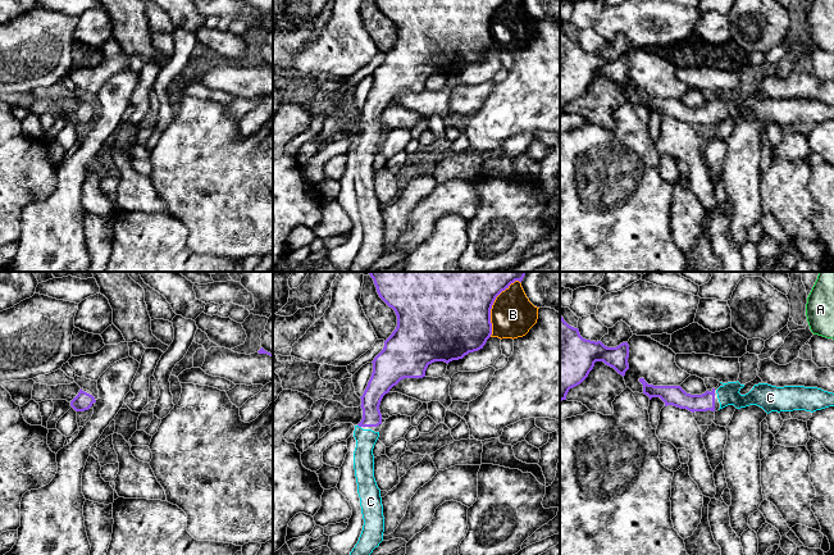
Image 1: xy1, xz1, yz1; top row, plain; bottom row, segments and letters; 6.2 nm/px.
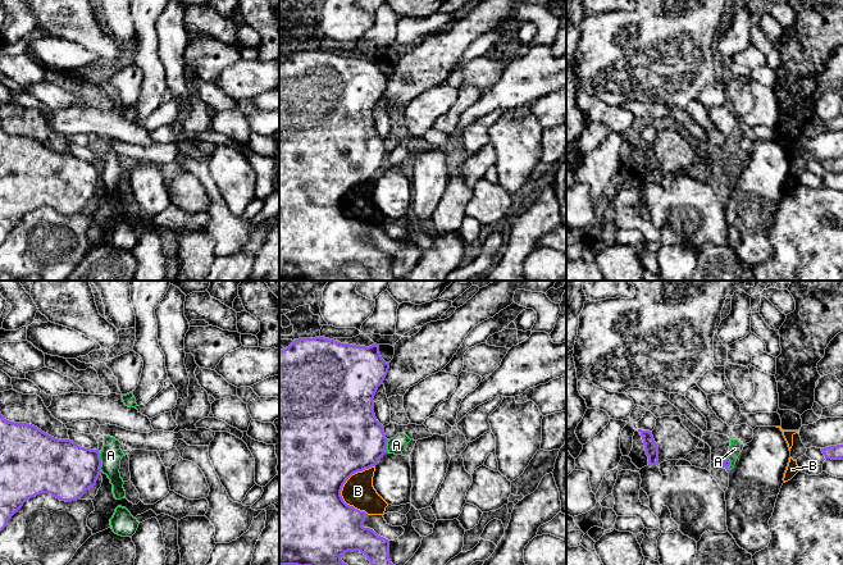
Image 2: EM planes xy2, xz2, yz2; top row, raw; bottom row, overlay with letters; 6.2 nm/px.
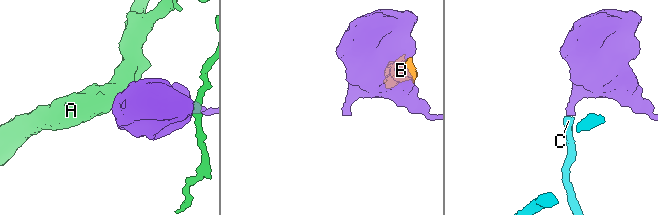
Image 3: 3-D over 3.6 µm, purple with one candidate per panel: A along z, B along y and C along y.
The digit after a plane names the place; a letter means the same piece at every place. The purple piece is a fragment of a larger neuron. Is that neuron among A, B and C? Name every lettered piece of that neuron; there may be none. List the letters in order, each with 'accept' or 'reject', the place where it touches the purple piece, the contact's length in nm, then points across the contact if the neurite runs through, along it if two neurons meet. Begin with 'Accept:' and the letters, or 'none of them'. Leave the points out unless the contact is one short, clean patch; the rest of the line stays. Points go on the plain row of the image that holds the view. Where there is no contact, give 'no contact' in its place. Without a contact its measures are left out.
Accept: C
A: reject; meets purple in xy2 at (100, 176); contact 130 nm long; border along xy2 (99, 165), (101, 185)
B: reject; meets purple in xz2 at (342, 199); contact 300 nm long
C: accept; meets purple in xz1 at (359, 139); contact 30 nm long; runs through xz1 (370, 113), (370, 127), (359, 139), (359, 145), (365, 151)

